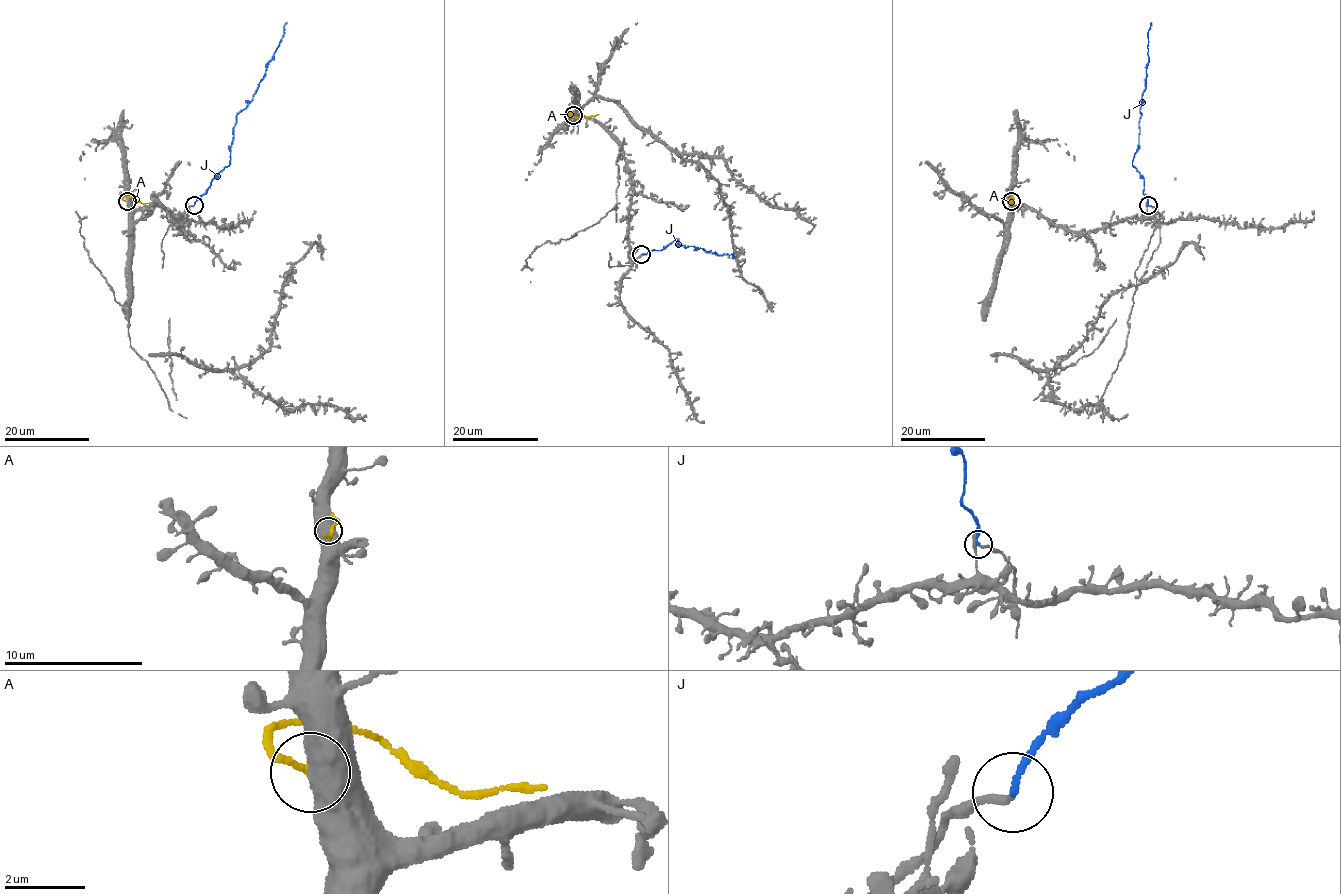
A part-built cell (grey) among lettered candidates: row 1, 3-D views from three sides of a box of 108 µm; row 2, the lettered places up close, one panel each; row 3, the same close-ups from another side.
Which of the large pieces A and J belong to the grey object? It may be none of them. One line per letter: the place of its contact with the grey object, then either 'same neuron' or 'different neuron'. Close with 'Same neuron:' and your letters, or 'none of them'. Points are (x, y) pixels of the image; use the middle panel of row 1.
A: (573, 115) | different neuron
J: (641, 254) | same neuron
Same neuron: J

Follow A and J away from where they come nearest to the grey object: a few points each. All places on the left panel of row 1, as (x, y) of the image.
A: (127, 201), (123, 199), (125, 196), (142, 203), (151, 203)
J: (194, 205), (229, 164), (236, 114), (251, 100), (286, 22)

